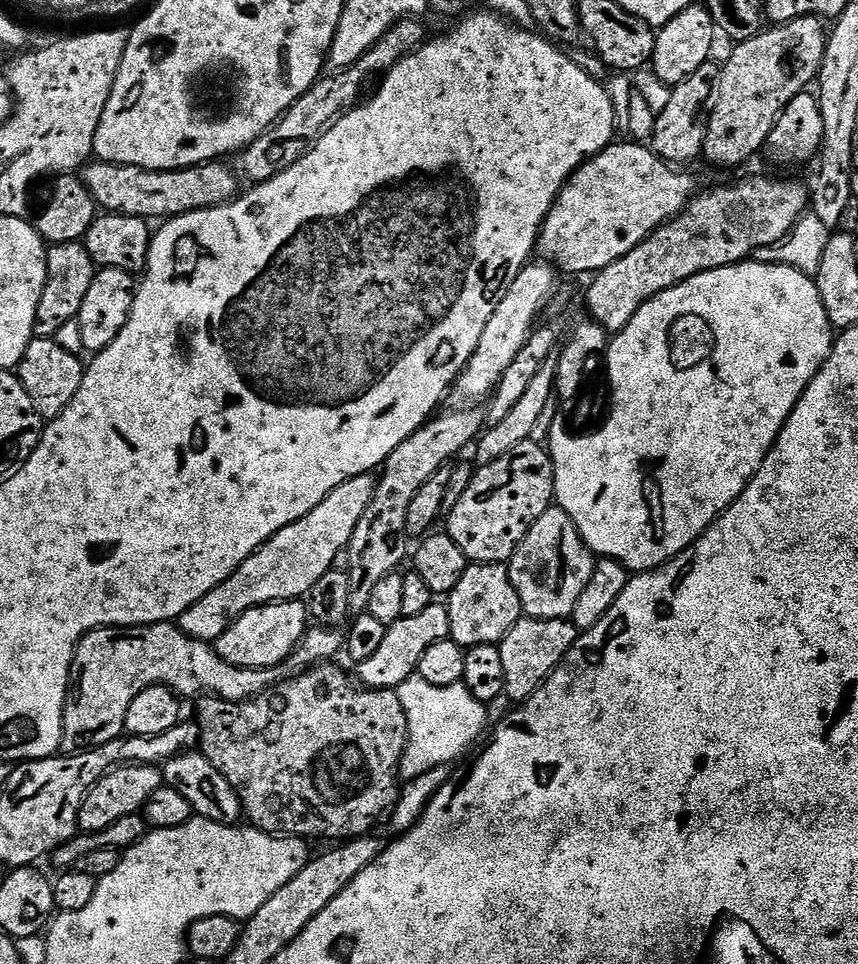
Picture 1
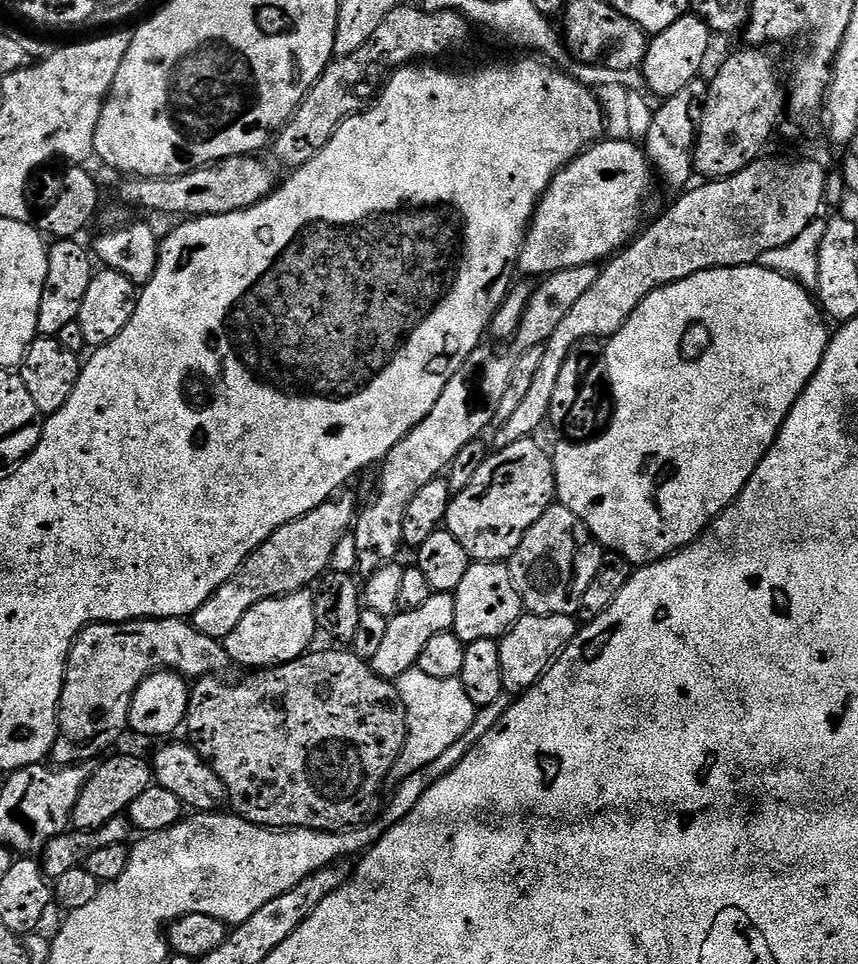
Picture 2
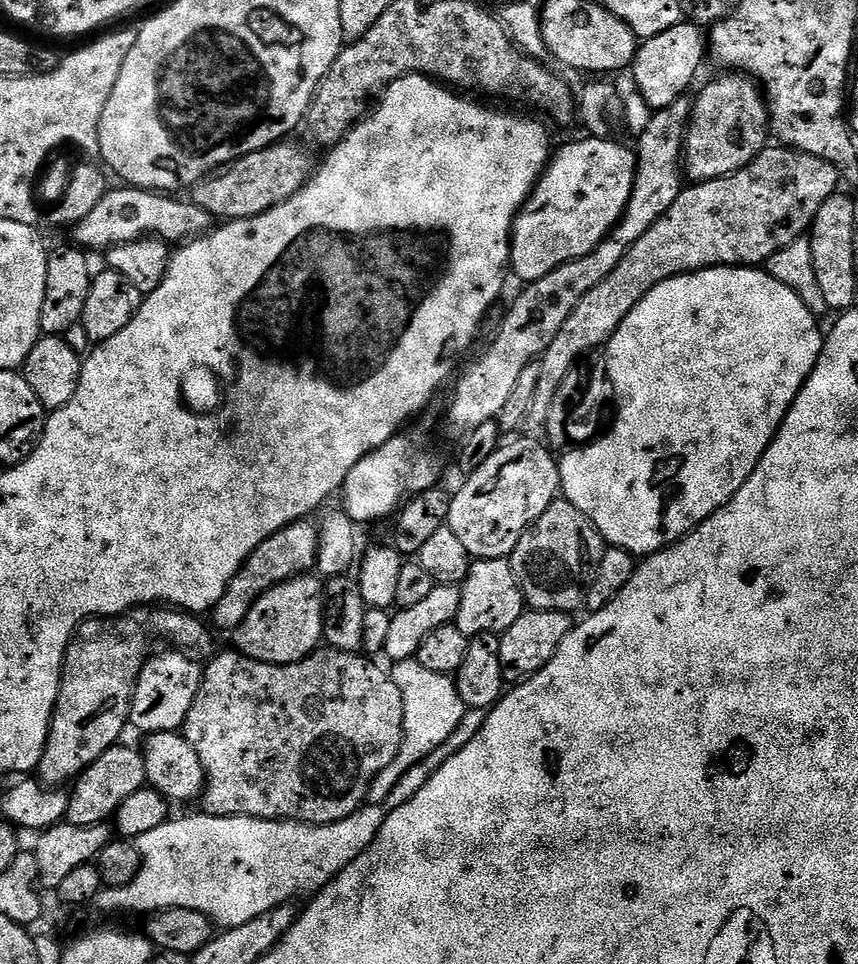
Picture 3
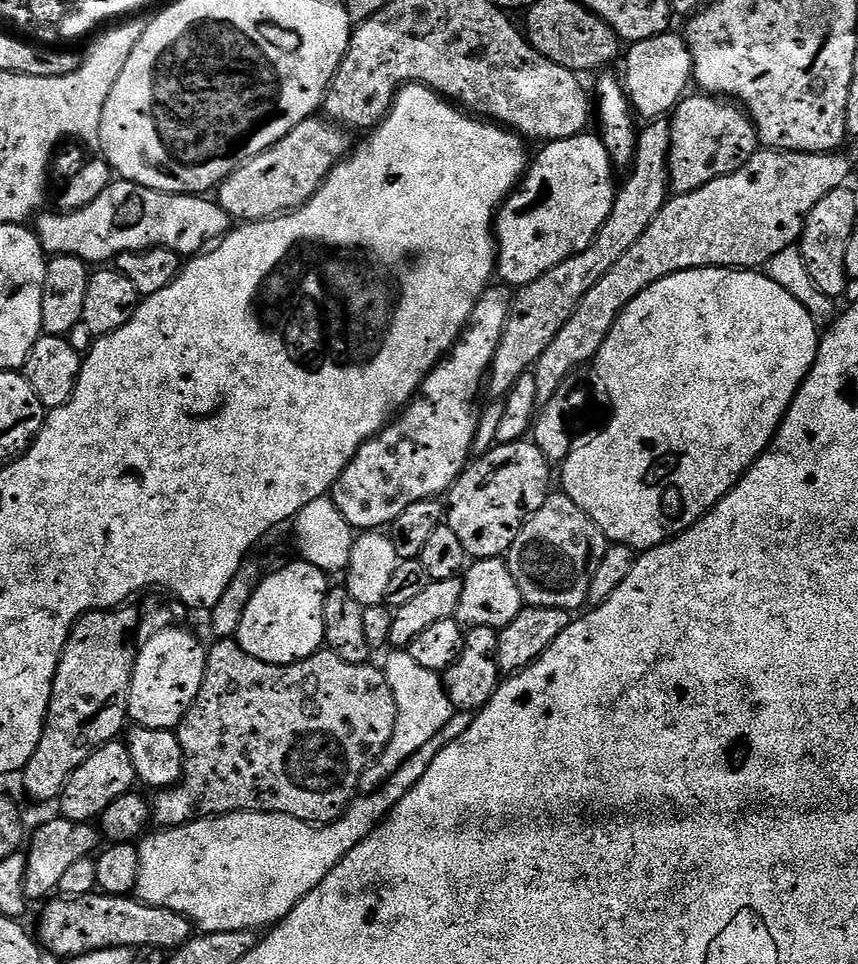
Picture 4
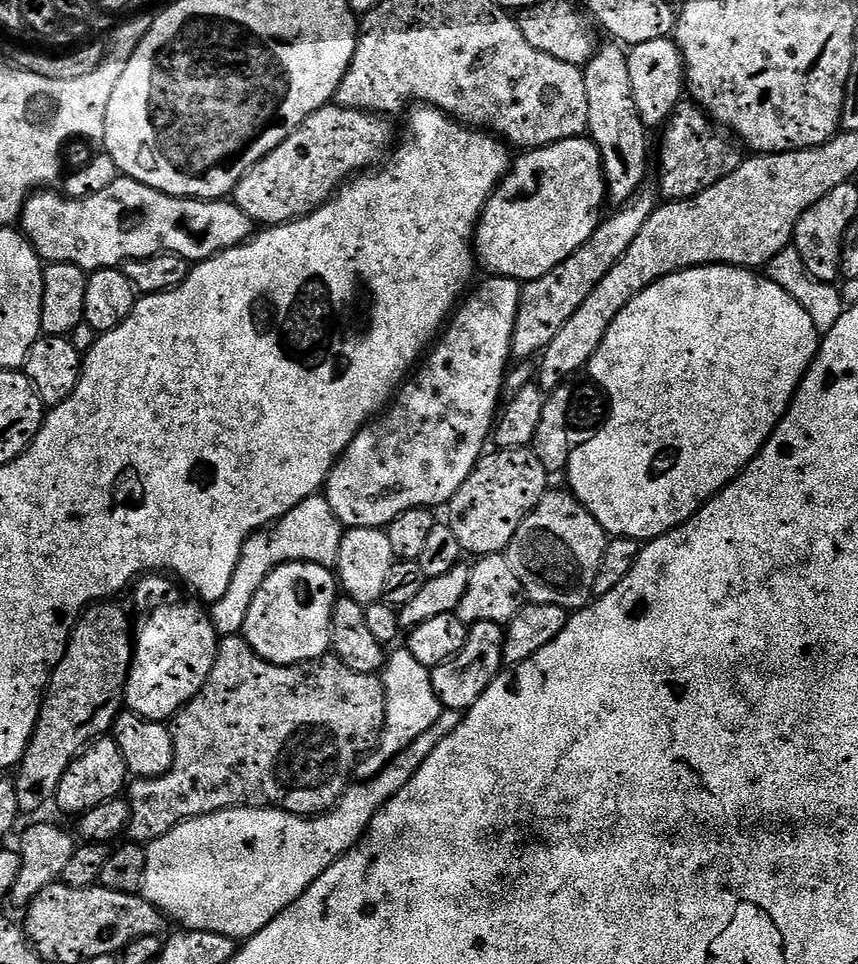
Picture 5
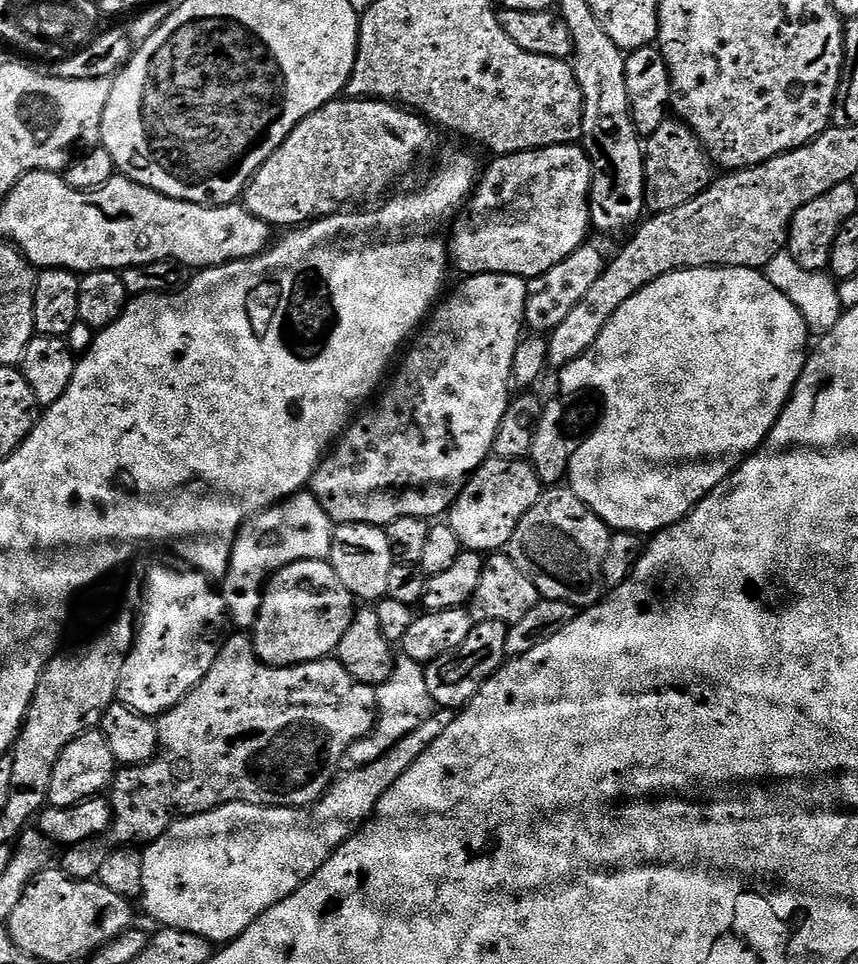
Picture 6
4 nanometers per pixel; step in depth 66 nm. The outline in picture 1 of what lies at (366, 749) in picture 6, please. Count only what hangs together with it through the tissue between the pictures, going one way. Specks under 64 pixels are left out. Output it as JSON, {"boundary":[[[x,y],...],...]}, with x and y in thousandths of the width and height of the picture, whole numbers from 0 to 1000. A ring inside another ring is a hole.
{"boundary":[[[488,699],[473,703],[459,715],[469,737],[473,737],[476,773],[469,782],[466,808],[474,811],[497,803],[497,799],[516,798],[516,793],[527,793],[559,762],[569,751],[570,735],[540,707],[529,712],[506,712]]]}

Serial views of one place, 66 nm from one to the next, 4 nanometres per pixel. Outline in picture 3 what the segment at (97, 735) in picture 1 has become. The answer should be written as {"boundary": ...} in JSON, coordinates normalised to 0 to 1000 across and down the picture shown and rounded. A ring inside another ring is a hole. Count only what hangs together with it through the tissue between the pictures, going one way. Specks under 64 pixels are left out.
{"boundary":[[[155,633],[143,639],[122,639],[104,641],[89,652],[89,659],[75,679],[75,697],[70,700],[70,715],[65,731],[61,738],[61,752],[56,758],[54,778],[47,787],[44,809],[51,815],[75,815],[87,810],[94,801],[101,799],[107,791],[124,778],[136,775],[140,762],[152,751],[154,742],[154,722],[159,718],[159,709],[163,697],[168,694],[169,685],[174,684],[172,656],[188,656],[196,664],[202,664],[206,673],[219,678],[248,675],[247,660],[242,657],[244,648],[237,647],[232,638],[213,633],[186,633],[183,639],[176,639],[172,633]]]}

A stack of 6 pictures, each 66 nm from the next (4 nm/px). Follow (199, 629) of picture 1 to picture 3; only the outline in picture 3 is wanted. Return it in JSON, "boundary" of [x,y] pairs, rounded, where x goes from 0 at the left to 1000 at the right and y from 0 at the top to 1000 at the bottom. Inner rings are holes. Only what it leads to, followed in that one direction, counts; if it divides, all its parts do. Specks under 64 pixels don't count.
{"boundary":[[[362,538],[344,539],[338,546],[324,550],[301,571],[291,575],[291,579],[277,591],[277,595],[268,604],[263,616],[254,623],[245,636],[248,648],[253,647],[266,658],[274,657],[287,637],[294,632],[295,624],[308,614],[314,614],[329,604],[362,594],[373,580],[373,549]]]}

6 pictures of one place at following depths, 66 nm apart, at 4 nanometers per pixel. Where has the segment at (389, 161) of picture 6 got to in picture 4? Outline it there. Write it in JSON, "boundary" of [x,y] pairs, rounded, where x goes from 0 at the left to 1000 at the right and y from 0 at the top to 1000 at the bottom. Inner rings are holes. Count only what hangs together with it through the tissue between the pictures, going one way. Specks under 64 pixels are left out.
{"boundary":[[[378,122],[354,124],[333,143],[329,143],[315,156],[291,164],[273,180],[268,180],[256,190],[254,196],[254,211],[260,218],[275,230],[297,230],[300,228],[317,228],[321,224],[329,224],[351,216],[367,199],[378,191],[378,186],[390,176],[393,170],[407,161],[407,138],[402,134],[383,127]]]}

